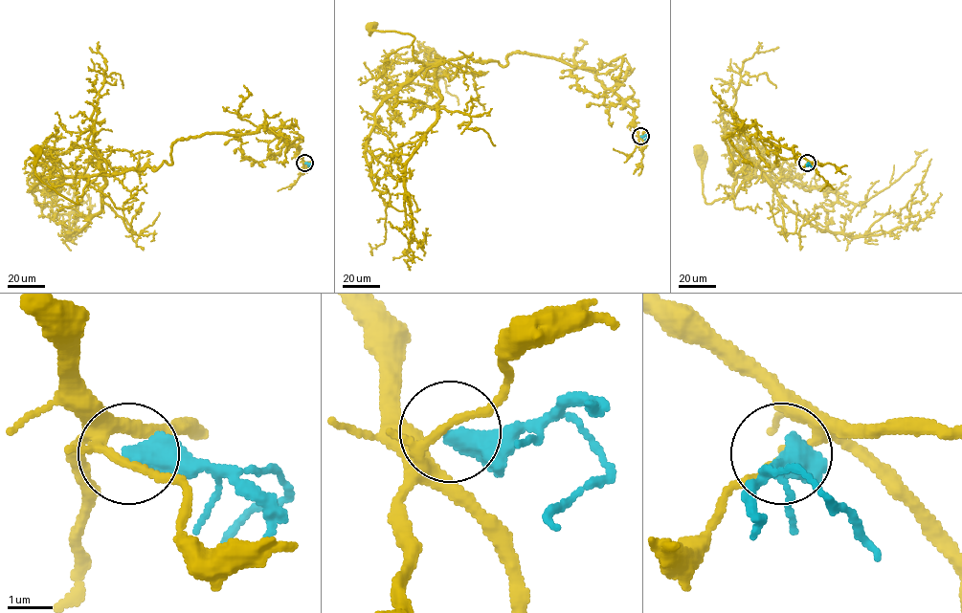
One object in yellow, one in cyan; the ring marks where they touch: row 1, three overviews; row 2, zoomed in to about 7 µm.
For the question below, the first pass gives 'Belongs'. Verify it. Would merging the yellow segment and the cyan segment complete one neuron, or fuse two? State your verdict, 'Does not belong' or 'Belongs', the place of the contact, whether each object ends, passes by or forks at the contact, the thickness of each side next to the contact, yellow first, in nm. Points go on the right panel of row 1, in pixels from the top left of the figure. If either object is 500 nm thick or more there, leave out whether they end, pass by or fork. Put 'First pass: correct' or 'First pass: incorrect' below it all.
Does not belong. Place: (807, 163). At the ring yellow forks. At the ring cyan ends. Thickness 130 nm (yellow) against 480 nm
First pass: incorrect

